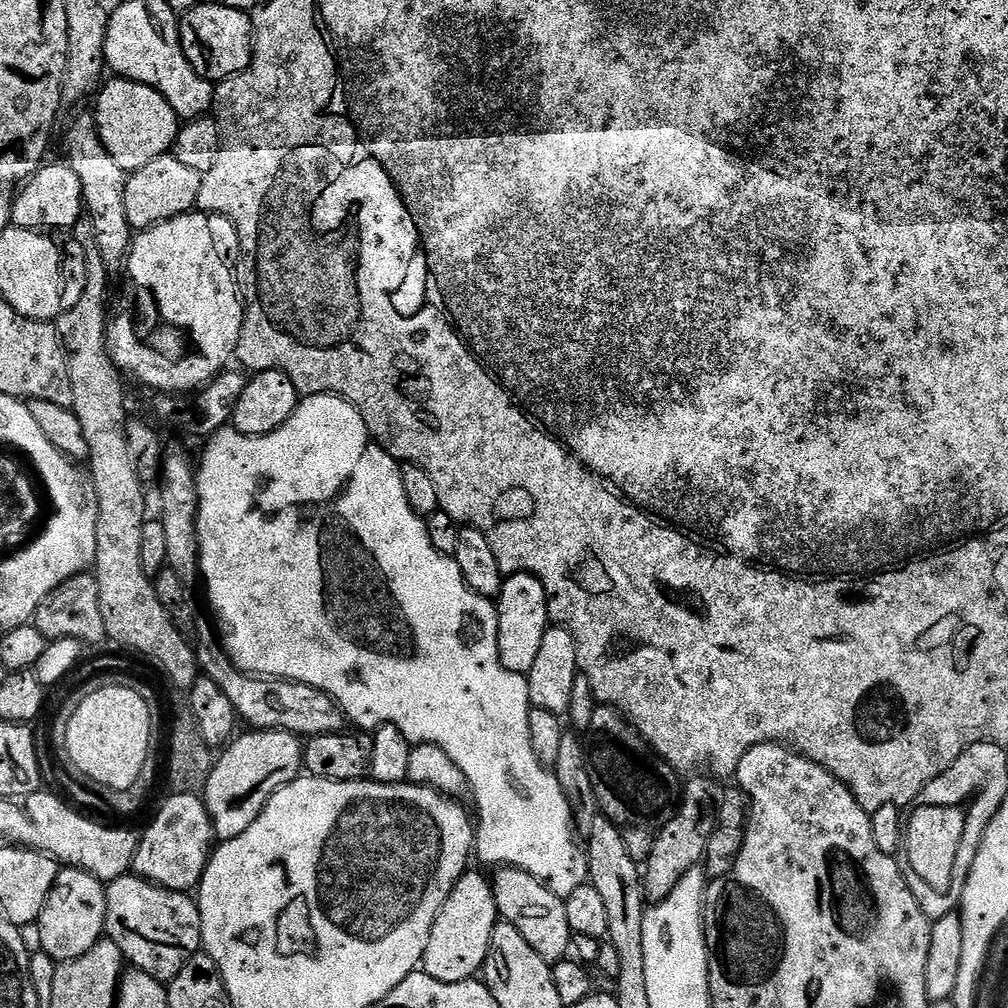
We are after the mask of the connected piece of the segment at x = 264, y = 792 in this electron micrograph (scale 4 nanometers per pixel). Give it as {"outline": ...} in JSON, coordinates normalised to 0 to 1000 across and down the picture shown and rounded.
{"outline":[[[246,724],[243,727],[235,729],[210,759],[200,790],[211,811],[243,810],[243,814],[255,813],[267,801],[271,788],[299,769],[299,731],[289,726]]]}

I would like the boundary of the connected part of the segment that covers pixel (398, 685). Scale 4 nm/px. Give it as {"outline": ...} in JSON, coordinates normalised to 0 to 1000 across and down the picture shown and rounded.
{"outline":[[[304,393],[295,400],[292,411],[288,411],[288,415],[280,423],[276,423],[276,427],[272,427],[263,433],[241,433],[229,423],[223,423],[217,429],[211,429],[206,440],[202,444],[202,453],[198,456],[198,462],[193,465],[193,478],[195,494],[197,496],[197,504],[195,506],[194,524],[195,534],[198,539],[198,565],[197,570],[202,575],[202,583],[206,586],[206,599],[214,606],[212,610],[212,619],[216,624],[217,630],[220,632],[220,642],[225,647],[230,658],[241,667],[253,669],[259,673],[273,673],[275,675],[291,675],[293,679],[303,679],[309,683],[313,683],[321,689],[329,691],[333,700],[337,705],[342,707],[346,715],[349,714],[357,722],[365,722],[364,724],[372,724],[378,718],[390,718],[395,725],[410,739],[414,738],[430,738],[438,744],[442,744],[442,748],[446,748],[446,756],[450,756],[450,760],[454,760],[454,764],[458,764],[463,779],[468,782],[472,788],[472,798],[476,801],[476,813],[474,810],[474,820],[472,821],[472,839],[471,848],[476,849],[476,853],[480,857],[494,857],[492,859],[503,859],[505,862],[516,862],[519,865],[526,866],[530,871],[537,873],[539,877],[543,877],[544,882],[551,889],[562,891],[565,887],[569,887],[569,883],[573,883],[578,877],[584,876],[583,867],[583,851],[577,837],[571,834],[571,821],[567,818],[567,806],[569,810],[569,802],[565,797],[563,789],[560,786],[560,781],[554,776],[551,765],[545,764],[541,759],[536,757],[535,752],[530,748],[530,740],[526,740],[526,716],[524,708],[526,699],[524,697],[524,676],[517,668],[502,665],[502,661],[498,661],[496,650],[494,649],[494,613],[492,605],[487,594],[475,591],[473,587],[469,587],[467,583],[461,579],[458,569],[452,562],[451,555],[445,554],[443,551],[434,548],[433,543],[427,538],[425,526],[422,517],[414,512],[413,507],[407,502],[407,498],[403,498],[403,486],[399,486],[399,474],[397,473],[398,461],[387,451],[384,446],[378,444],[376,440],[370,437],[365,429],[363,419],[359,415],[359,411],[355,411],[355,407],[346,397],[341,397],[337,393]]]}

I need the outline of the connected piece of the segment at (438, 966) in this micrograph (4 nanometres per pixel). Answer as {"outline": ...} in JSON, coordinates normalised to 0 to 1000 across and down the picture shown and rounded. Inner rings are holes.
{"outline":[[[465,863],[446,883],[446,891],[435,903],[431,919],[427,923],[427,935],[423,935],[419,963],[435,974],[458,974],[467,972],[480,959],[480,951],[486,942],[486,927],[494,915],[492,883],[487,872],[476,865]]]}

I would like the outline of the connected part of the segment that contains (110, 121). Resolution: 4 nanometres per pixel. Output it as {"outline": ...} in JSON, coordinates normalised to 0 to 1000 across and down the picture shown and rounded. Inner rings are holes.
{"outline":[[[111,77],[105,83],[98,88],[93,114],[109,157],[121,165],[123,172],[130,173],[153,161],[153,157],[168,154],[175,139],[177,116],[163,94],[149,85],[122,77]]]}

